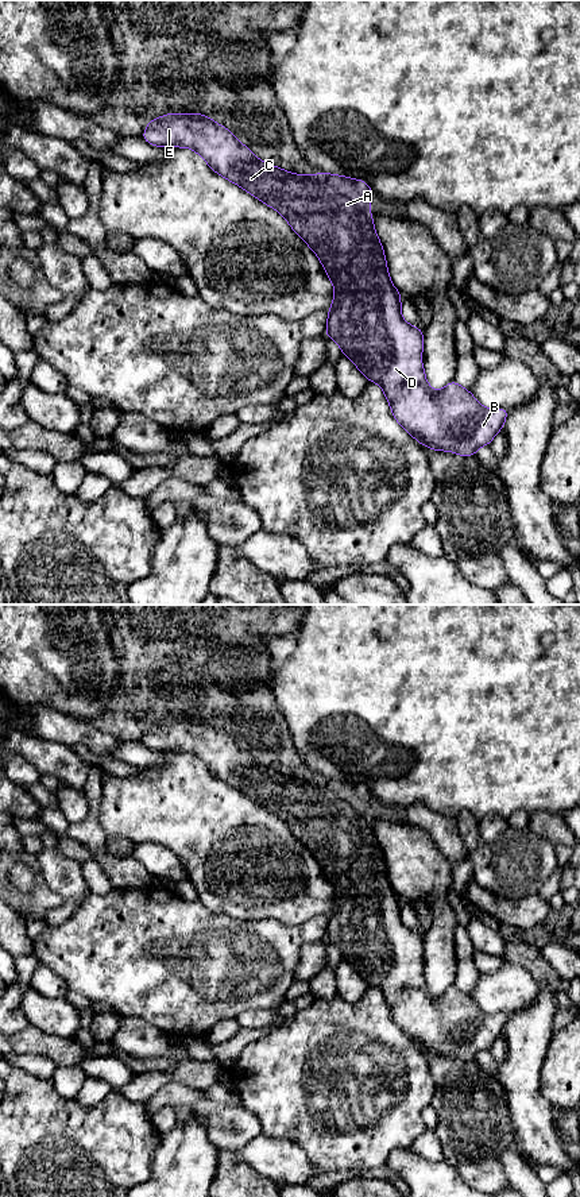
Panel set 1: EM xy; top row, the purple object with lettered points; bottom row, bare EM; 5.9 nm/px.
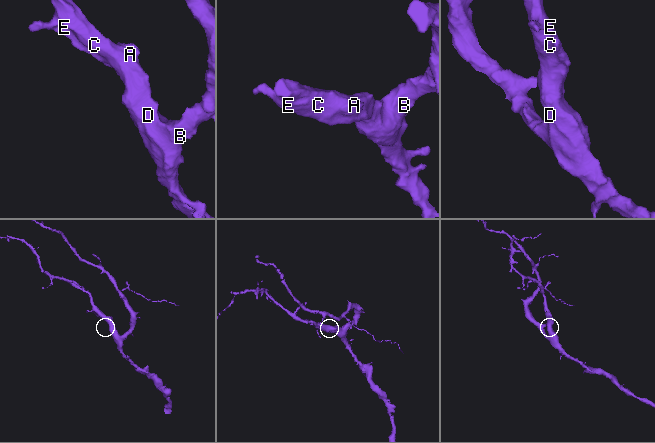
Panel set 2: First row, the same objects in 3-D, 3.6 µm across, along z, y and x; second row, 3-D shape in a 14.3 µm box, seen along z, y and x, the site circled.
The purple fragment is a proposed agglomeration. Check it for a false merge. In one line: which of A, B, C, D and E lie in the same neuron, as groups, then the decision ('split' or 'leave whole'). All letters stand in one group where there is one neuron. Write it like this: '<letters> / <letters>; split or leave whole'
A B C D E; leave whole

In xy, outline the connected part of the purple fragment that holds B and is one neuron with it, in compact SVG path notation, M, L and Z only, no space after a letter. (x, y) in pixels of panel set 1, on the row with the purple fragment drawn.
M170 112L166 116L152 119L143 131L142 138L156 147L187 147L194 150L214 173L241 186L245 192L285 216L293 231L318 256L330 282L335 285L325 336L340 345L341 354L349 358L368 381L378 383L383 389L394 418L421 445L434 451L455 452L460 456L473 456L482 445L490 445L494 436L502 430L510 410L483 408L473 398L472 391L463 389L456 381L449 382L440 391L434 391L428 385L421 362L424 331L402 318L402 294L391 283L387 271L383 247L374 228L374 217L370 215L374 192L367 182L322 171L317 175L301 175L282 170L258 159L250 147L239 143L228 128L202 113Z

